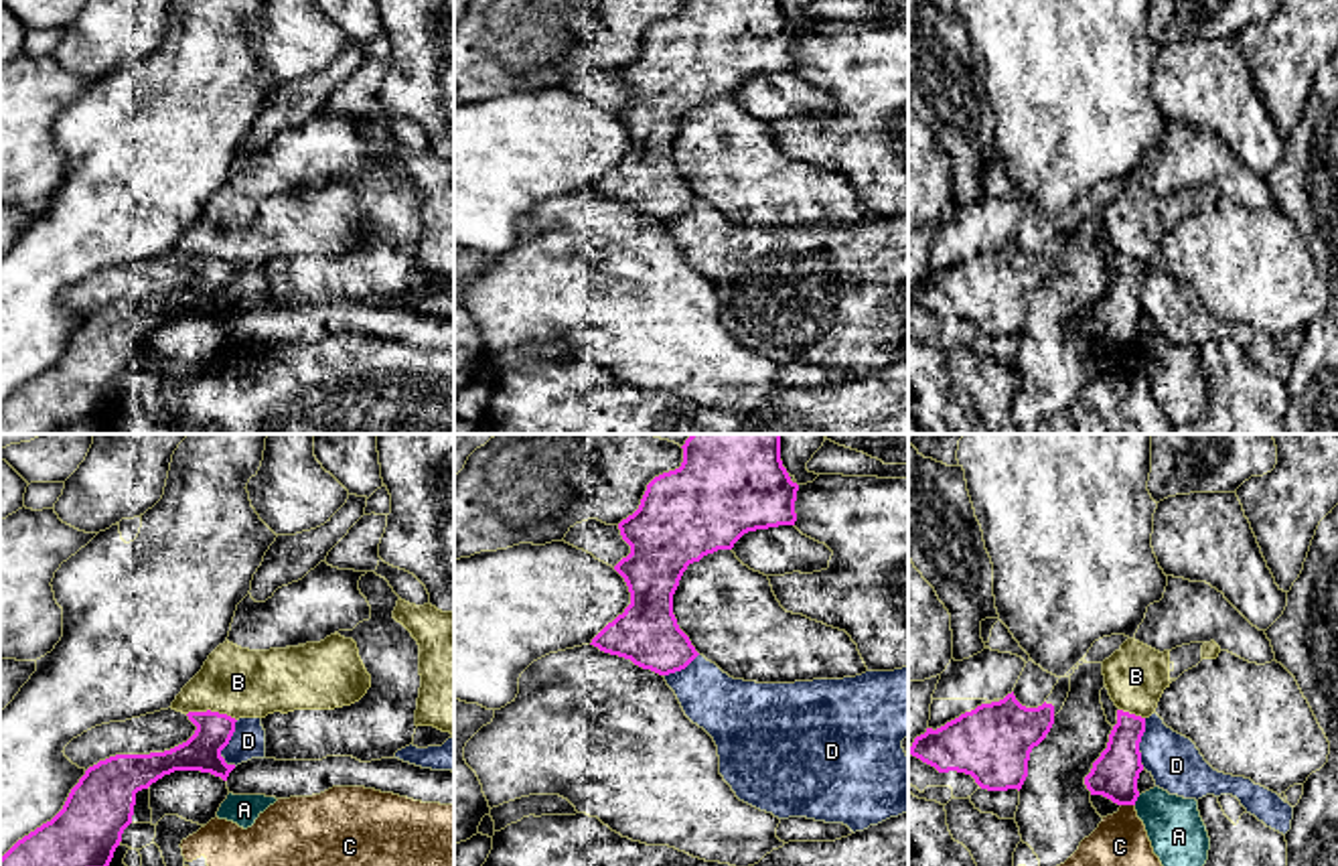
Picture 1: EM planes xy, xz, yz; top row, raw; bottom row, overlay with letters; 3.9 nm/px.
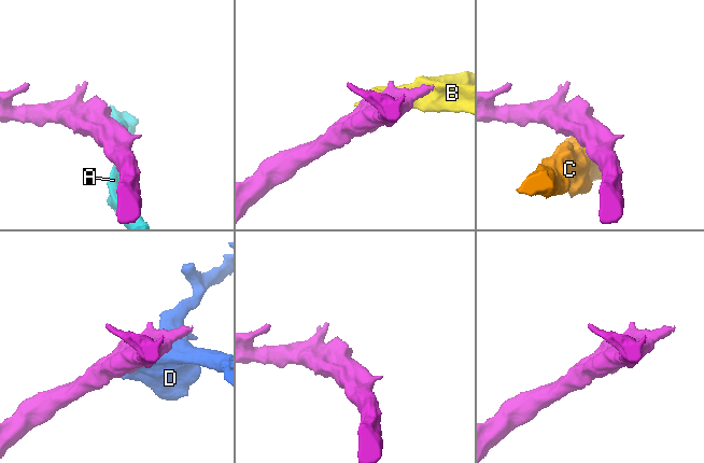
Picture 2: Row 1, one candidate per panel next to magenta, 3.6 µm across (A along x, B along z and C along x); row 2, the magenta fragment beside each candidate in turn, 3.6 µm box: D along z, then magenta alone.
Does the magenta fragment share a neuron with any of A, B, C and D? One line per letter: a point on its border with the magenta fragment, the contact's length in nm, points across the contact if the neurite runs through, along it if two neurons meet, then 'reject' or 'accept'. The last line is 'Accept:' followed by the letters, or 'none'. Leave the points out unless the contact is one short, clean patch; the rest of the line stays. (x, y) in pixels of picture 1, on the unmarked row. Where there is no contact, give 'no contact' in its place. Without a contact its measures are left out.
A: contact yz (1136, 345); length 50 nm; border yz (1140, 341), (1134, 349); reject
B: contact xy (209, 256); length 200 nm; border xy (187, 258), (217, 256), (236, 266); reject
C: contact yz (1128, 349); length 60 nm; border yz (1122, 349), (1134, 351); reject
D: contact xy (228, 289); length 190 nm; border xy (238, 266), (230, 289), (221, 297), (228, 311); reject
Accept: none

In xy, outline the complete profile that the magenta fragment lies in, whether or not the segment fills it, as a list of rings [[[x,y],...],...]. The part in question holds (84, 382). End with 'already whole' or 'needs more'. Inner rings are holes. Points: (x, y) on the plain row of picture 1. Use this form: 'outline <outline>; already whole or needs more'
outline [[[211,256],[187,262],[197,272],[187,288],[164,298],[116,300],[89,312],[63,355],[0,404],[0,434],[51,434],[87,416],[107,416],[132,369],[136,339],[164,320],[201,316],[227,327],[235,310],[227,310],[221,296],[237,266]]]; already whole

